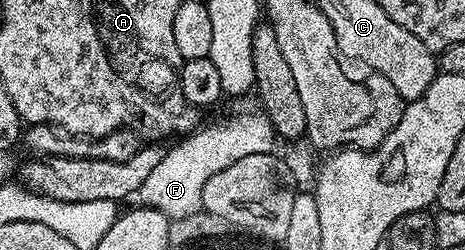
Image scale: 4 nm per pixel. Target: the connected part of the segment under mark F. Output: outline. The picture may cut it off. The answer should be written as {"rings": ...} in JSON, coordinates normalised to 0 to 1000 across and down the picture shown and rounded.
{"rings":[[[546,436],[503,464],[497,484],[443,500],[389,552],[389,568],[370,596],[355,600],[348,644],[331,668],[301,752],[297,796],[312,832],[344,840],[363,880],[432,848],[434,756],[454,704],[533,620],[591,600],[594,544],[566,440]]]}

